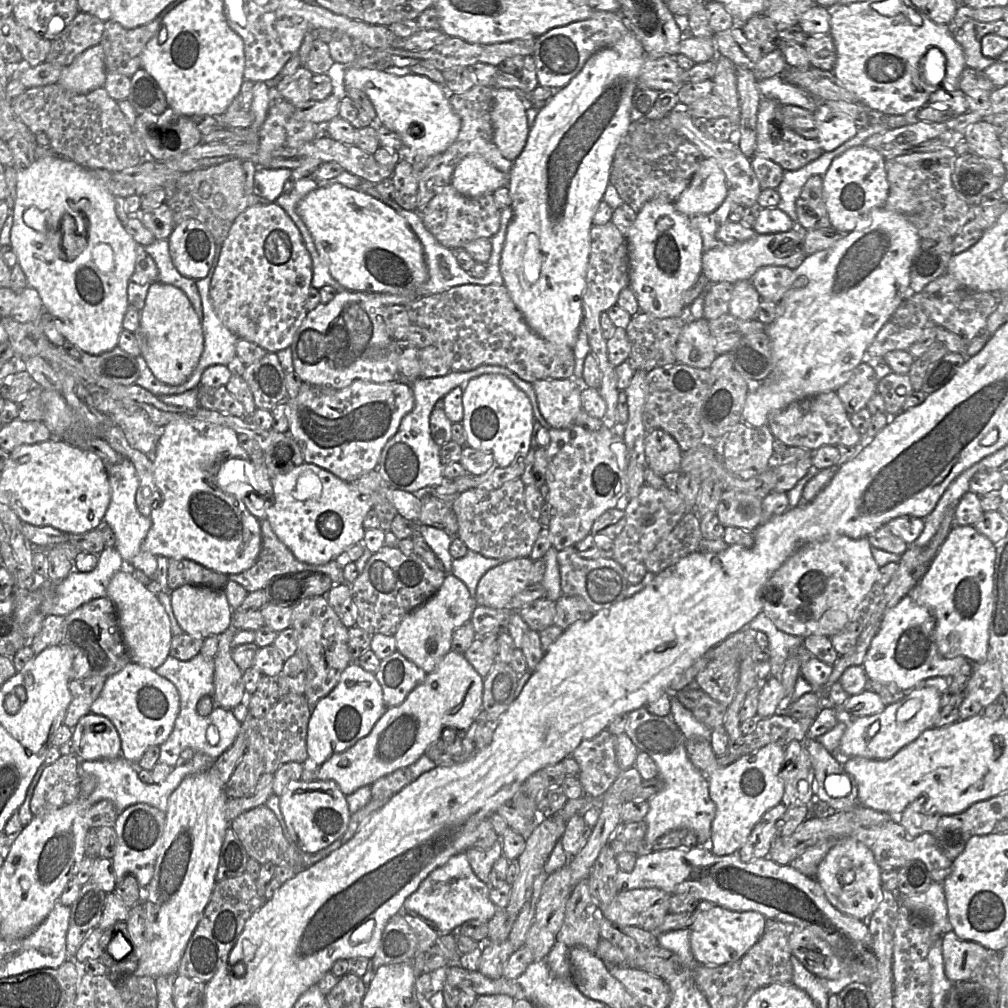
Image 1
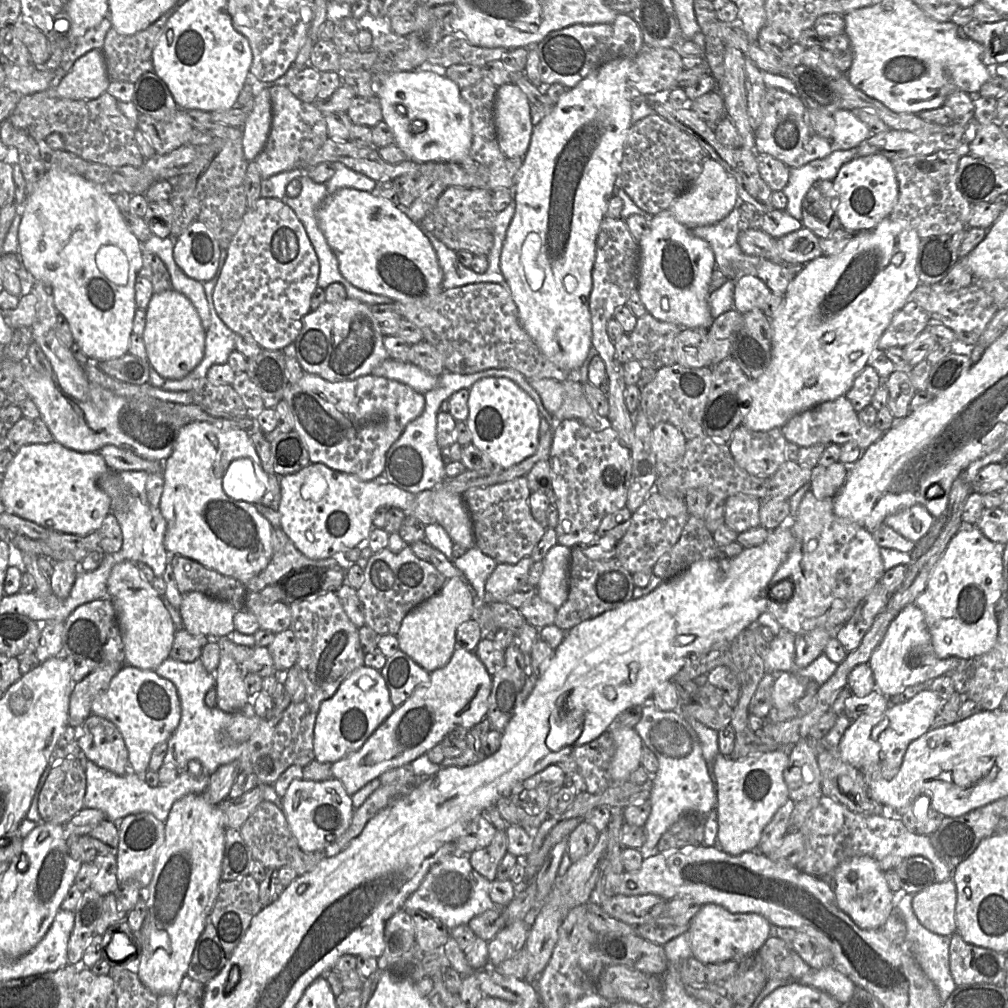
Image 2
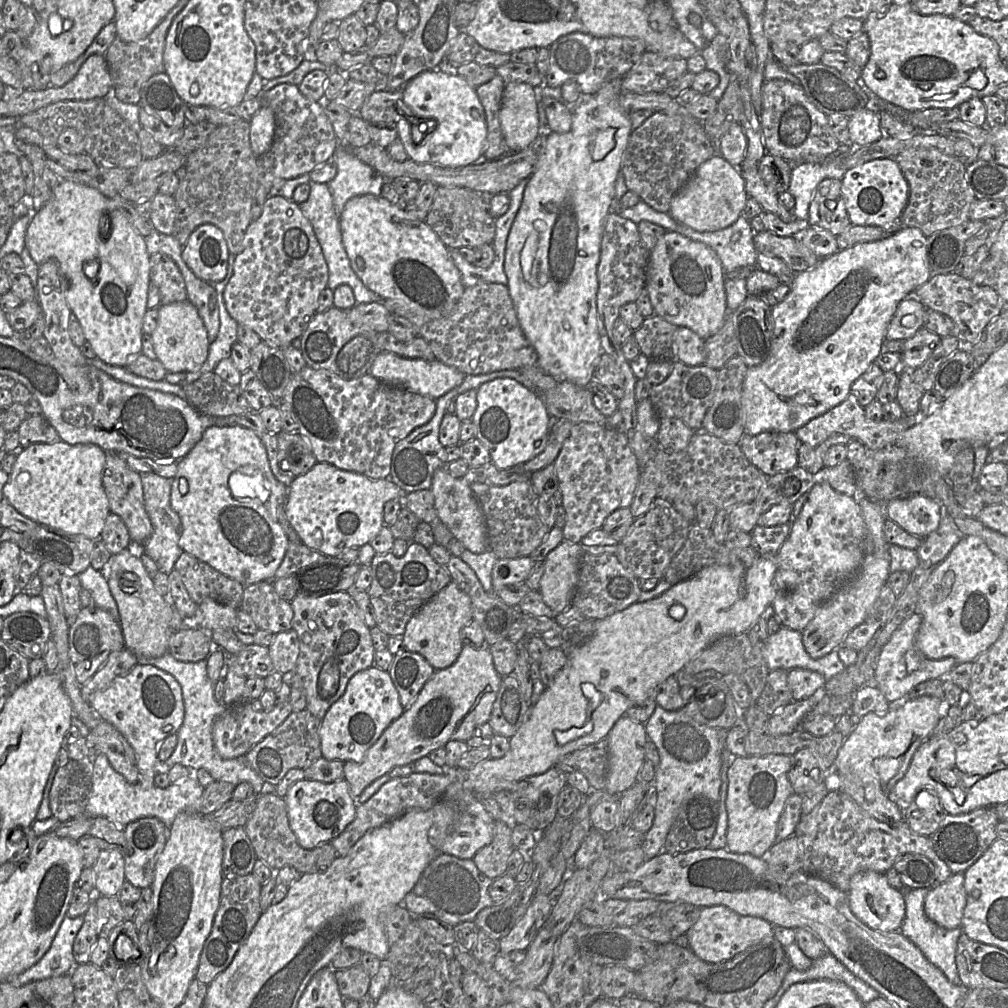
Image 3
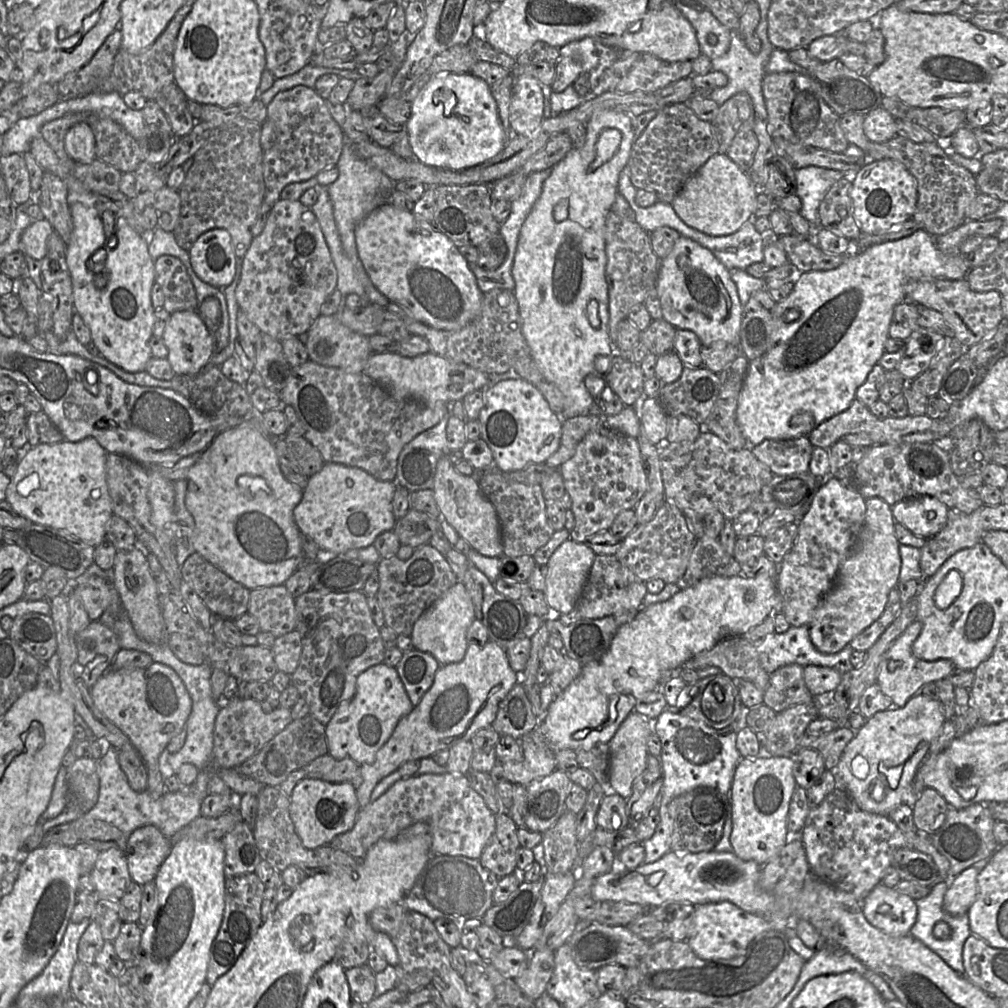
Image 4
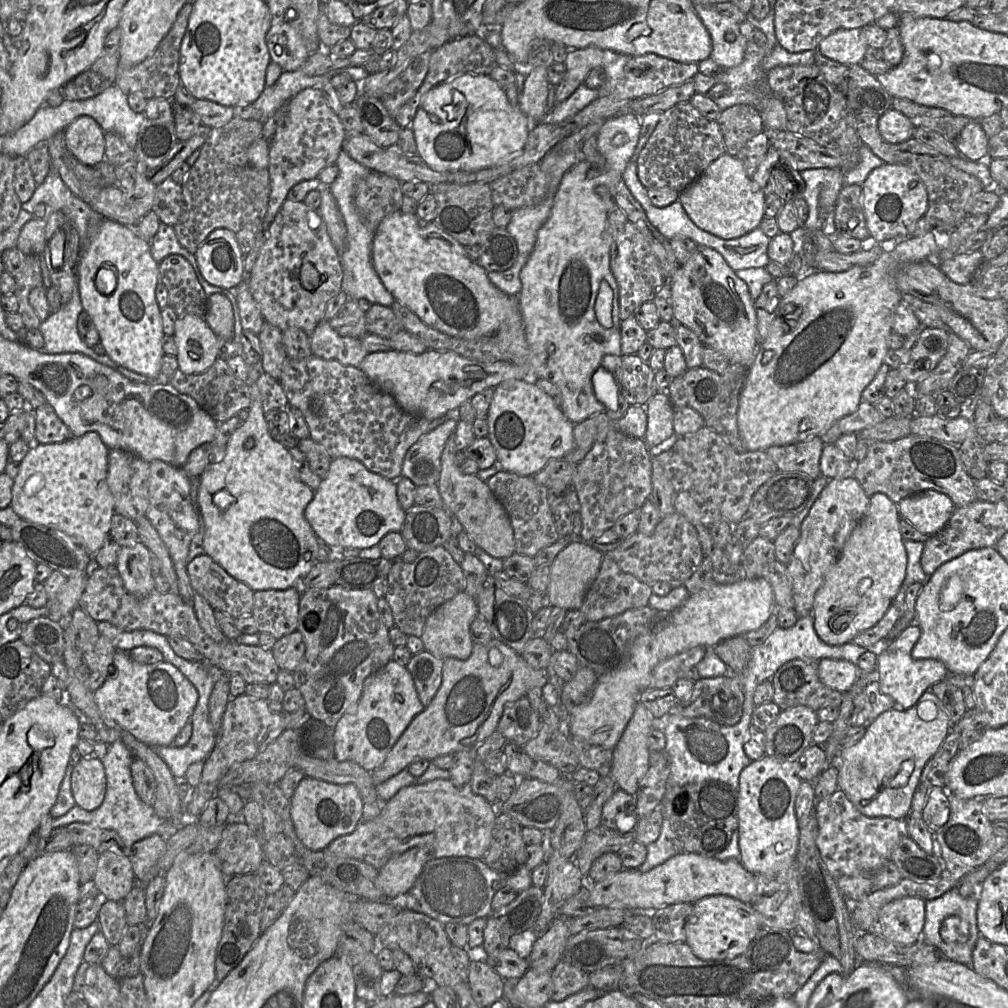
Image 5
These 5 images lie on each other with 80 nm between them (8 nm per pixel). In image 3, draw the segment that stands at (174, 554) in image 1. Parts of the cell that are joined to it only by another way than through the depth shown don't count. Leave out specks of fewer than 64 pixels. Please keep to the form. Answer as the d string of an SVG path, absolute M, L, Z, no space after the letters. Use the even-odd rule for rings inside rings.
M214 425L207 428L203 433L203 436L200 439L200 441L189 451L189 453L186 456L184 456L182 459L180 459L177 462L177 473L175 477L173 477L171 480L172 483L171 483L171 493L170 493L170 505L172 510L177 513L181 521L181 532L180 532L178 545L183 550L183 552L189 553L192 556L199 559L200 561L207 563L208 565L210 565L212 568L219 571L220 573L240 582L243 586L249 586L262 581L268 581L273 578L276 570L278 569L278 567L280 566L284 558L284 555L287 550L287 545L288 545L287 536L285 535L277 519L277 506L284 502L284 508L285 508L286 497L287 497L287 486L282 482L280 482L274 476L269 465L266 449L262 444L259 436L254 431L248 428L241 427L239 425L233 425L233 426ZM235 471L241 471L249 475L252 475L254 471L259 472L263 478L264 489L270 492L269 502L265 505L265 502L261 501L258 498L256 499L235 498L231 494L231 491L228 486L229 476Z

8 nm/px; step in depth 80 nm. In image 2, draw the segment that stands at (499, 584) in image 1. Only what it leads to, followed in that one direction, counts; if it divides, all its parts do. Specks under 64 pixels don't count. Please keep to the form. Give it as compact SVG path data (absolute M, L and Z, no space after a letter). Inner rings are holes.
M527 556L515 564L497 563L486 580L485 591L494 601L504 603L521 585L528 584L527 578L533 562Z

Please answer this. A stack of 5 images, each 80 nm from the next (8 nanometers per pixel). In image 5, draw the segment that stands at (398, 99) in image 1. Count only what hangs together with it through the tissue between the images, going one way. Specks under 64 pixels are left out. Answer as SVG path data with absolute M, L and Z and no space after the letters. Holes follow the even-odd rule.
M464 73L423 96L411 129L418 155L430 168L439 172L474 172L511 160L523 149L532 126L489 75Z

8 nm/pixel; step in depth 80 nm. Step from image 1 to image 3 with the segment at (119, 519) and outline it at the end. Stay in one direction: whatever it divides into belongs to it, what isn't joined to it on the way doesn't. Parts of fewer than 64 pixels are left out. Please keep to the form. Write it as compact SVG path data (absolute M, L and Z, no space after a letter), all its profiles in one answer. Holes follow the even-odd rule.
M152 473L141 474L145 509L153 526L153 532L147 541L141 546L134 546L138 553L144 553L151 557L159 572L169 574L174 568L176 560L183 553L178 541L181 532L181 521L170 505L171 479L163 478Z

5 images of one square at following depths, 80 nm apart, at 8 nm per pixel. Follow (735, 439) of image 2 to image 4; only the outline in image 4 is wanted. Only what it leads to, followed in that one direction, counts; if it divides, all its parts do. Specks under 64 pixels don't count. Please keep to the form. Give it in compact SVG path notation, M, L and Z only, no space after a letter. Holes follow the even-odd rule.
M807 436L788 440L764 440L749 447L753 455L766 464L773 475L809 472L814 449Z

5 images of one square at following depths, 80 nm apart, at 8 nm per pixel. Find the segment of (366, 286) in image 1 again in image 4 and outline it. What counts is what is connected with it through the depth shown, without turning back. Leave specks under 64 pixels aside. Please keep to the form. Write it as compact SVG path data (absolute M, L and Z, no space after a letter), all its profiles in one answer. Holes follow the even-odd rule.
M385 203L366 215L355 229L357 253L373 285L390 301L401 305L415 319L433 328L455 331L478 314L483 292L459 248L431 222L417 218L411 211Z

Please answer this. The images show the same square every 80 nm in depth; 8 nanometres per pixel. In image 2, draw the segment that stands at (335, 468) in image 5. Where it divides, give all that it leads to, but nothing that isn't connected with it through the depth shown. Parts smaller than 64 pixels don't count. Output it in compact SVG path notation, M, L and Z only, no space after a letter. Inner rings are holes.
M310 463L301 470L280 476L280 503L278 513L283 532L294 546L306 557L315 560L341 555L357 547L358 543L368 538L372 528L372 518L380 506L401 509L406 516L411 515L415 495L387 482L361 480L357 476L334 470L322 463Z

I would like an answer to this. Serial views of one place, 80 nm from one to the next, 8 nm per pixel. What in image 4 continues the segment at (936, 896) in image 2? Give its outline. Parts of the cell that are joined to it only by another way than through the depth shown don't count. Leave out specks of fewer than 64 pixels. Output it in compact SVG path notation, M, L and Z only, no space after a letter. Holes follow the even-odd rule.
M982 860L961 872L951 880L943 899L943 910L958 916L967 913L977 896L977 876L986 864Z

